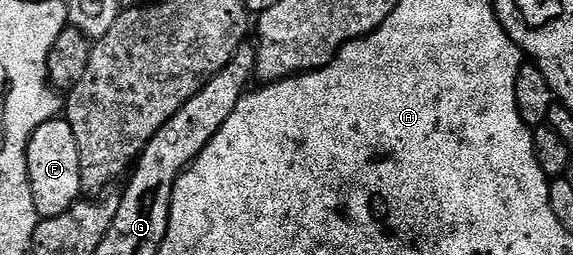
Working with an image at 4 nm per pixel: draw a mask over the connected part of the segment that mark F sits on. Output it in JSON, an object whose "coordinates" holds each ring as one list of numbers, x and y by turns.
{"coordinates":[[54,119,43,123,31,135,27,155,27,171,31,179,31,195,35,195,35,211,38,218,63,215,82,196,79,175,79,147,75,143,75,131,68,120]]}

